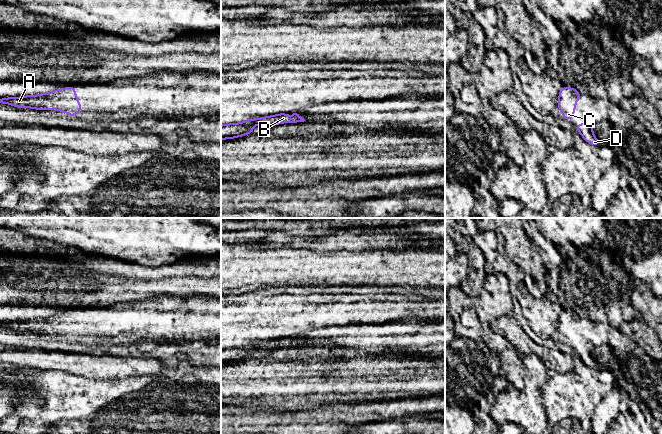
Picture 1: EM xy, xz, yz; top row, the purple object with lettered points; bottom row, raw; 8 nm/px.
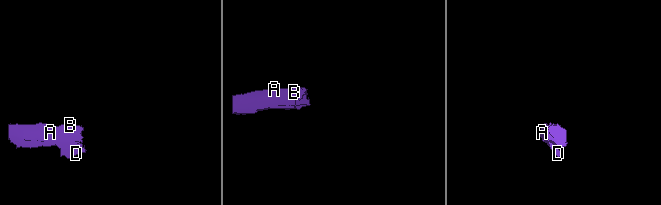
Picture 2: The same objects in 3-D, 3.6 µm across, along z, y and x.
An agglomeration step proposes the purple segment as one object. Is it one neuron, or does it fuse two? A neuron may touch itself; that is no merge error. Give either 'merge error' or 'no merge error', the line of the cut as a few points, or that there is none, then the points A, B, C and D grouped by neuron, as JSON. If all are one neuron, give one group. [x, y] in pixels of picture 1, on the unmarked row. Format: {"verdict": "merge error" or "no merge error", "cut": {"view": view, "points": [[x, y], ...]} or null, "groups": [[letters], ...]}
{"verdict": "no merge error", "cut": null, "groups": [["A", "B", "C", "D"]]}

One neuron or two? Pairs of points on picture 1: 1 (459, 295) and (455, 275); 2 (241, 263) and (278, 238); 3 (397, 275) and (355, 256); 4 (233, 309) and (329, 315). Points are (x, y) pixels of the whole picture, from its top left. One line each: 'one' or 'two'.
1: two
2: two
3: one
4: one

